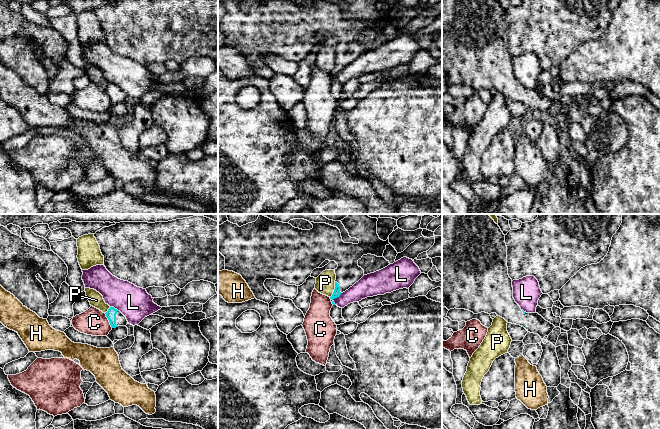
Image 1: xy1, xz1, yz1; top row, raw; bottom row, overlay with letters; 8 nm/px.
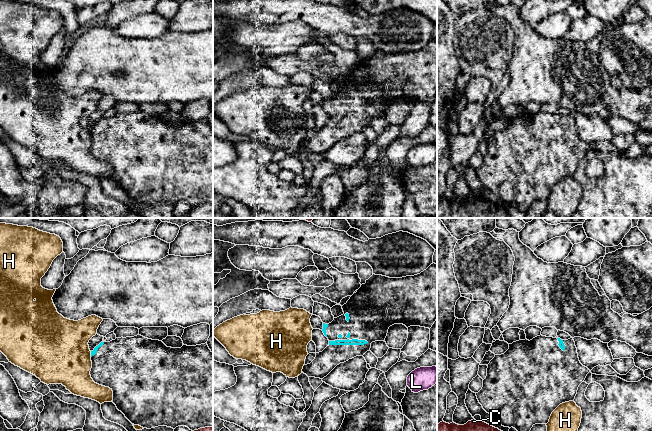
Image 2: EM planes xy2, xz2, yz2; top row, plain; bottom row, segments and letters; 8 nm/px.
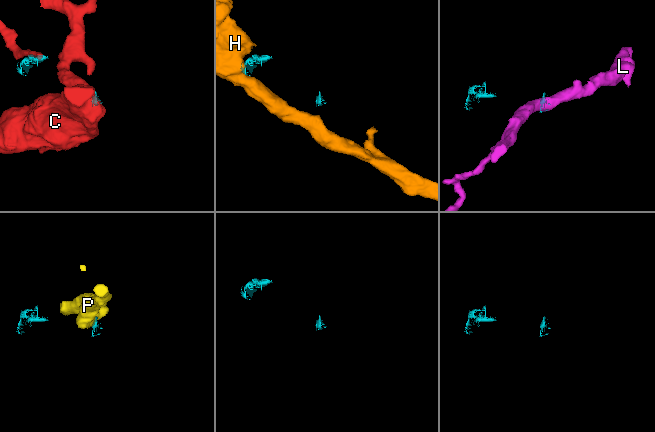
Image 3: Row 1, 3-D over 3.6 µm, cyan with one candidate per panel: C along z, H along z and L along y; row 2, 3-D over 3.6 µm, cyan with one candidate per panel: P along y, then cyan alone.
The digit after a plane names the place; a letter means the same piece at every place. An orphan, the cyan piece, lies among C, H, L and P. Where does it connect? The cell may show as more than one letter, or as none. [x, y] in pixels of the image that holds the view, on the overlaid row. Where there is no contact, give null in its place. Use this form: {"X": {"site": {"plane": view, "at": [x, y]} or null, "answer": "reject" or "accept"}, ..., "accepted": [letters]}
{"C": {"site": {"plane": "xy1", "at": [108, 319]}, "answer": "reject"}, "H": {"site": {"plane": "xy2", "at": [91, 354]}, "answer": "reject"}, "L": {"site": {"plane": "xz1", "at": [335, 297]}, "answer": "reject"}, "P": {"site": {"plane": "xz1", "at": [334, 290]}, "answer": "reject"}, "accepted": []}

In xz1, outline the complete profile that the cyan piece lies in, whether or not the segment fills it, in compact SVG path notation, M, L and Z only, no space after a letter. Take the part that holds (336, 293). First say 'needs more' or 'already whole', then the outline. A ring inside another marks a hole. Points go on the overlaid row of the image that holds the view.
needs more; M349 214L341 220L351 238L359 240L358 244L344 243L340 230L337 227L326 223L314 223L310 230L302 230L293 227L289 223L274 221L263 215L259 215L255 222L239 227L228 220L218 226L218 251L225 257L225 270L233 271L242 276L257 300L270 303L274 296L264 286L266 279L277 279L288 285L302 285L311 275L312 271L318 268L325 260L335 261L338 267L334 270L336 274L335 289L330 299L339 297L343 292L352 287L364 276L364 270L358 266L358 260L363 255L371 254L383 257L386 246L389 245L389 238L383 241L377 234L377 218L371 218L366 214Z

